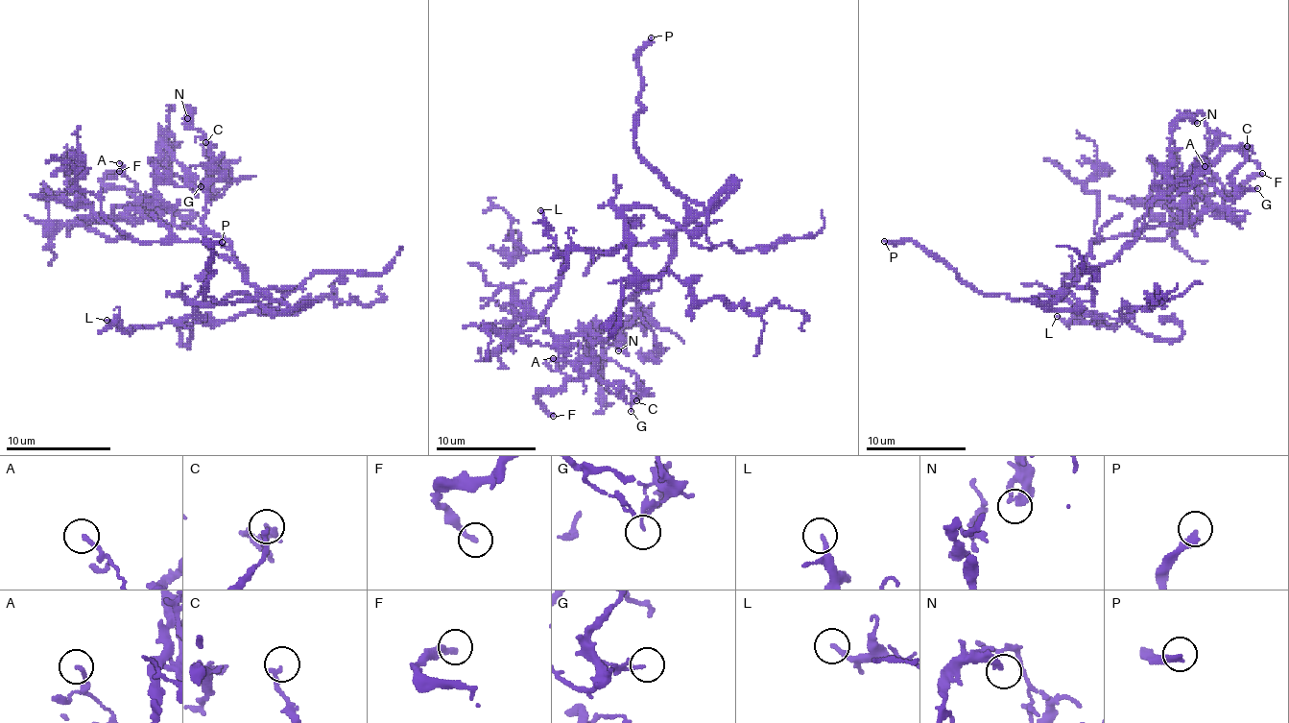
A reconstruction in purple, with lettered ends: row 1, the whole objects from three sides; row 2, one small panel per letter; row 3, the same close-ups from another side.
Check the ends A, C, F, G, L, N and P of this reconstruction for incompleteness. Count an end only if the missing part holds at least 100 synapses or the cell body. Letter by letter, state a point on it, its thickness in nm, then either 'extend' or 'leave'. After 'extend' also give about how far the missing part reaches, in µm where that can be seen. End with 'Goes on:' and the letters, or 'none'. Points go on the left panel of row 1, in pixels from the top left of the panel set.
A: (119, 163) | 160 nm | leave
C: (205, 142) | 190 nm | leave
F: (119, 171) | 240 nm | leave
G: (201, 186) | 140 nm | leave
L: (107, 320) | 180 nm | leave
N: (187, 118) | 300 nm | leave
P: (222, 242) | 260 nm | extend | 30 µm
Goes on: P

